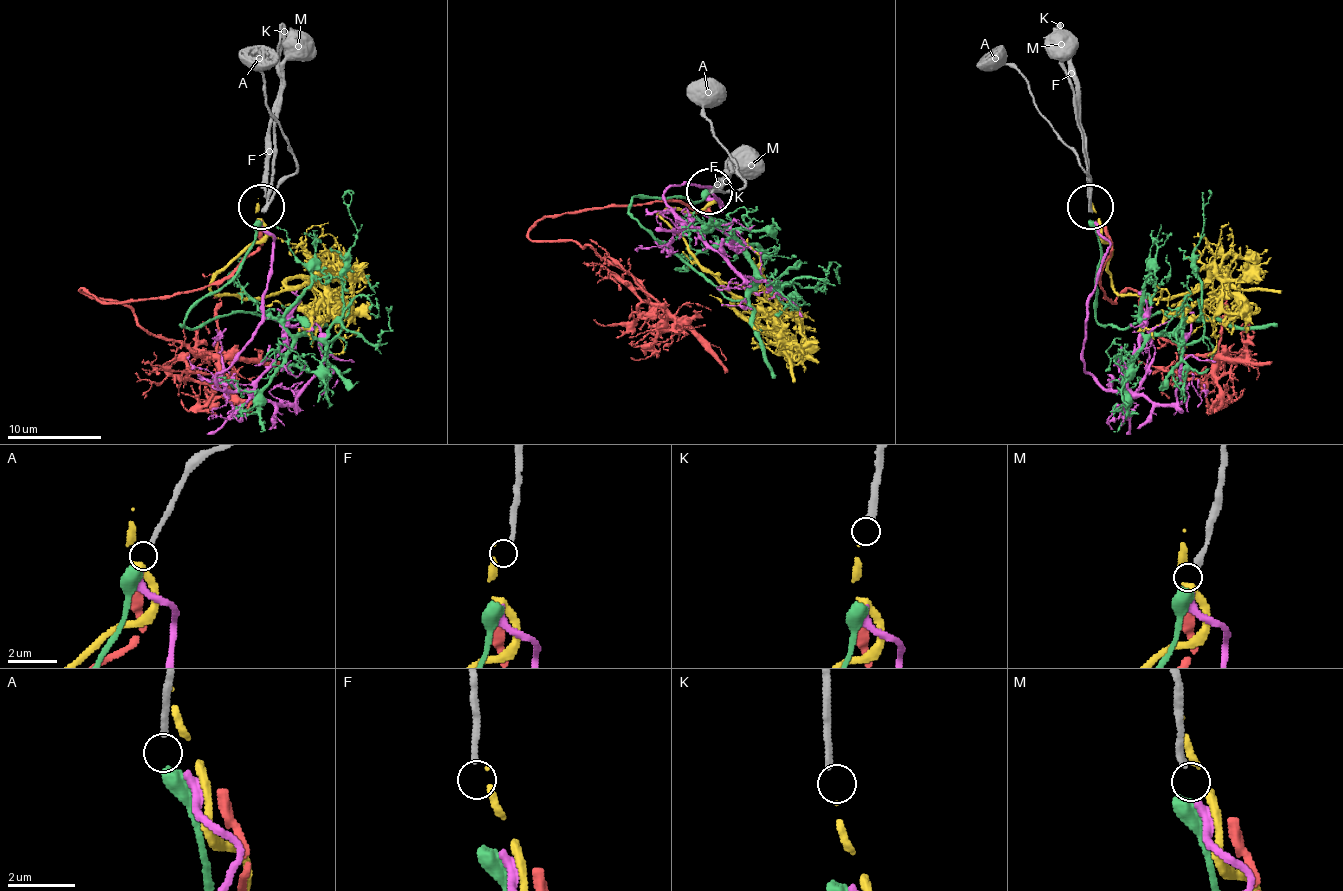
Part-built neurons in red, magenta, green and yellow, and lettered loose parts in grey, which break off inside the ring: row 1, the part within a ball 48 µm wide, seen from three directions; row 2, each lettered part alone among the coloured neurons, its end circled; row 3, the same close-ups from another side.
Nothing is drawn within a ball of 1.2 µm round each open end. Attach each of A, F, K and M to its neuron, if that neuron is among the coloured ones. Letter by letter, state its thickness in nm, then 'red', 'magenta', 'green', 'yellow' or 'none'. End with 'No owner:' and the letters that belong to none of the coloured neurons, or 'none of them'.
A: 190 nm | green
F: 180 nm | none
K: 240 nm | yellow
M: 240 nm | magenta
No owner: F

